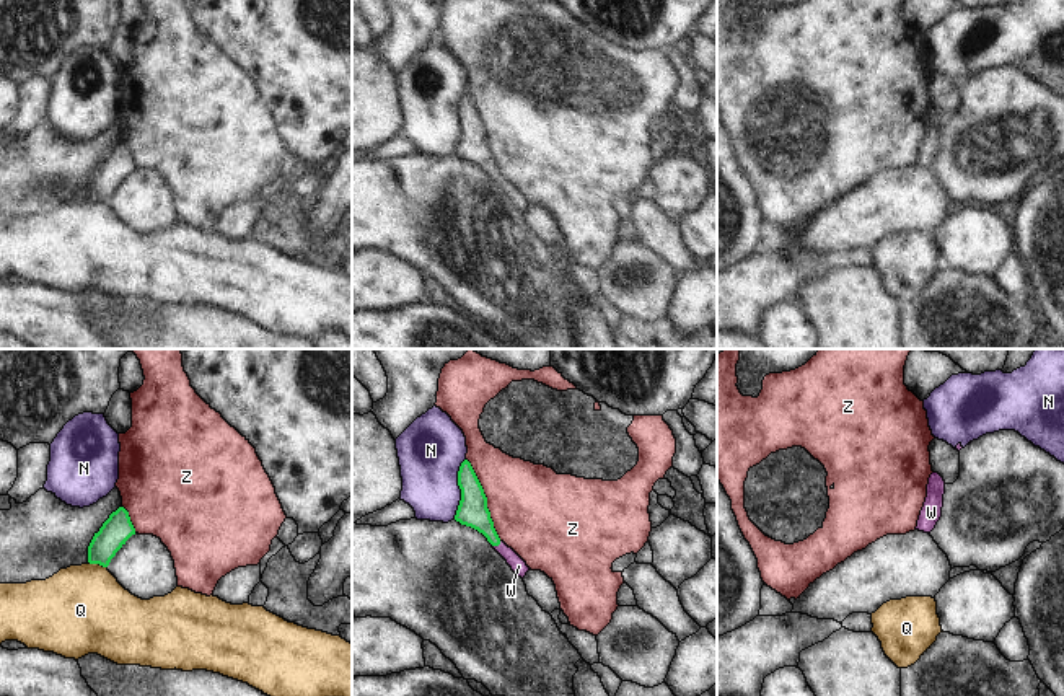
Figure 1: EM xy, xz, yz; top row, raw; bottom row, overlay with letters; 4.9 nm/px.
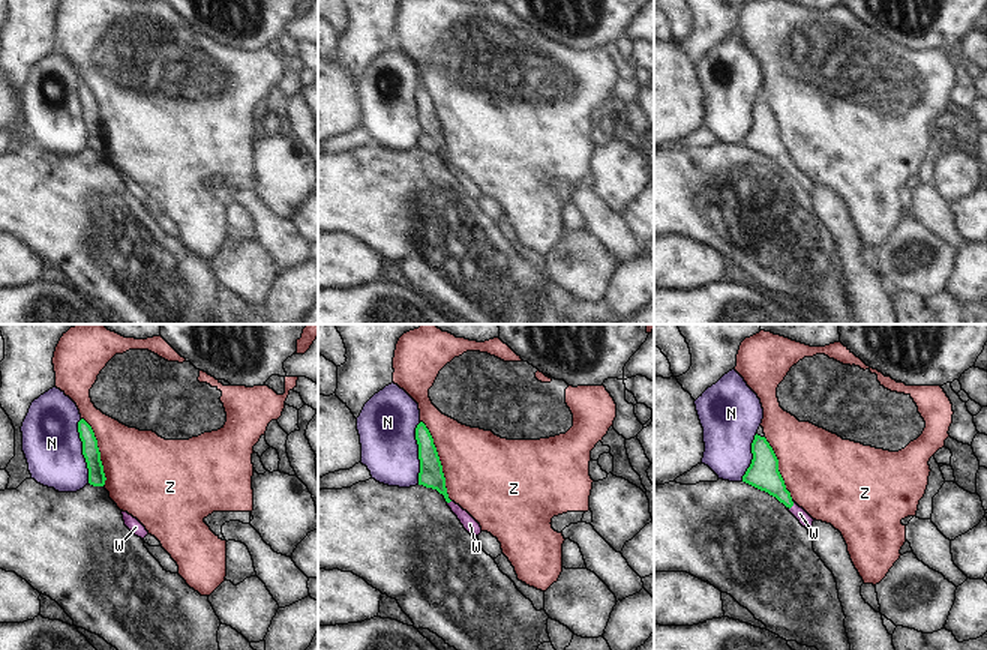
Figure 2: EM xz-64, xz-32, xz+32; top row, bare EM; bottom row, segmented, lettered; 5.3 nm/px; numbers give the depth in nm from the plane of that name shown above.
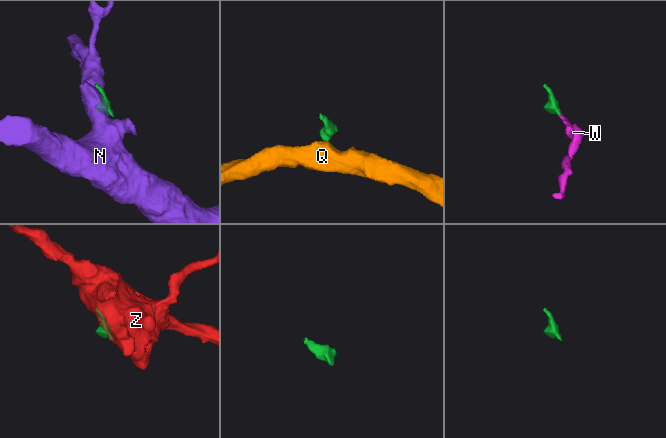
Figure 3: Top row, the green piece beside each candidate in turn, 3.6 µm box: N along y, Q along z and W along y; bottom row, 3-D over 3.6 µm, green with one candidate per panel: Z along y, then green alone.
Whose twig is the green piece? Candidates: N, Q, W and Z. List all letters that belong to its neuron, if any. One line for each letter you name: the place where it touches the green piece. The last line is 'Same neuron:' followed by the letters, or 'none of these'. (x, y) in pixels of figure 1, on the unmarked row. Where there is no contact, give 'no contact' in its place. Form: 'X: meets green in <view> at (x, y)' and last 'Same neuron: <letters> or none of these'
W: meets green in xz at (496, 180)
Same neuron: W

